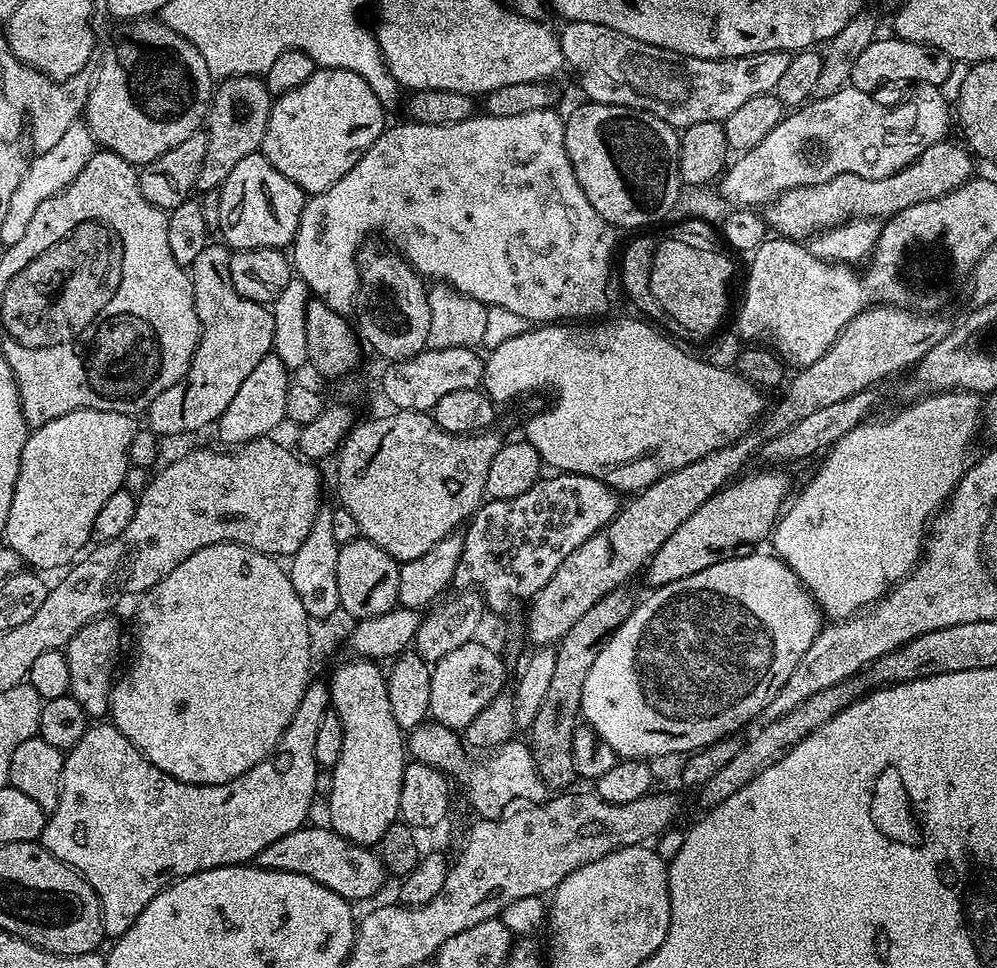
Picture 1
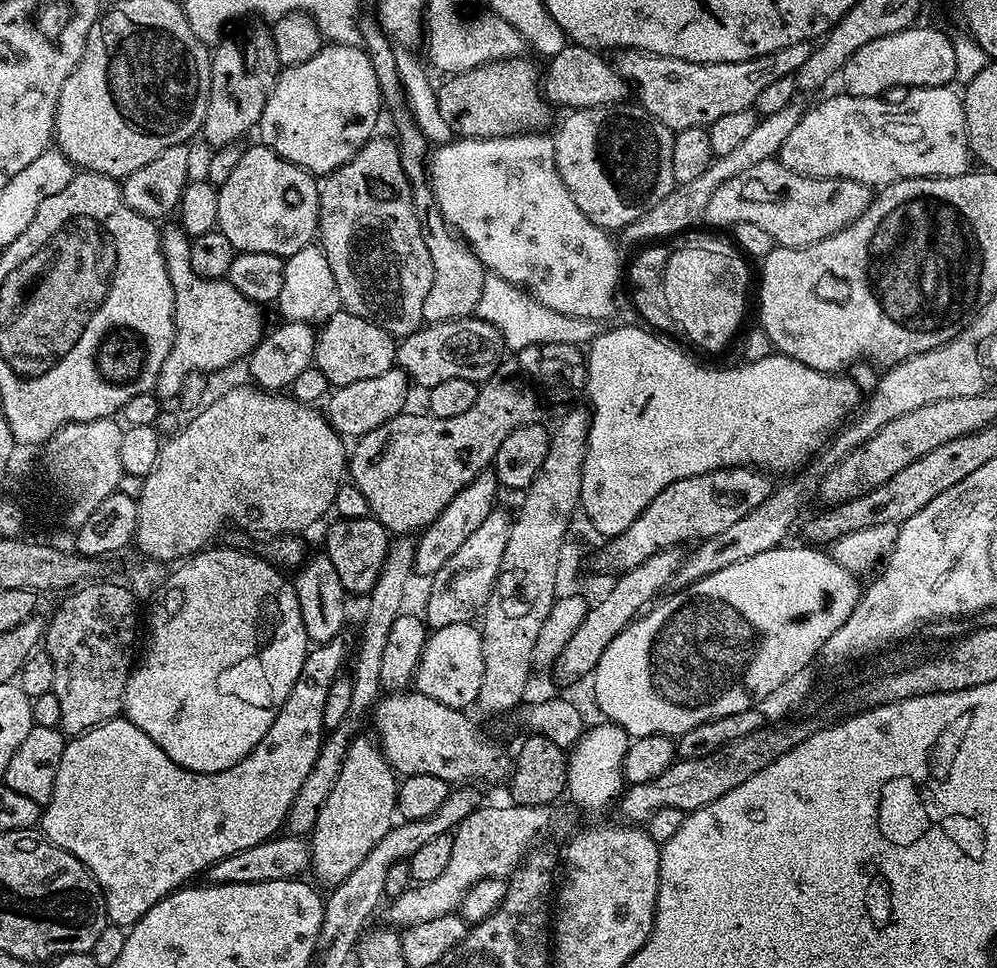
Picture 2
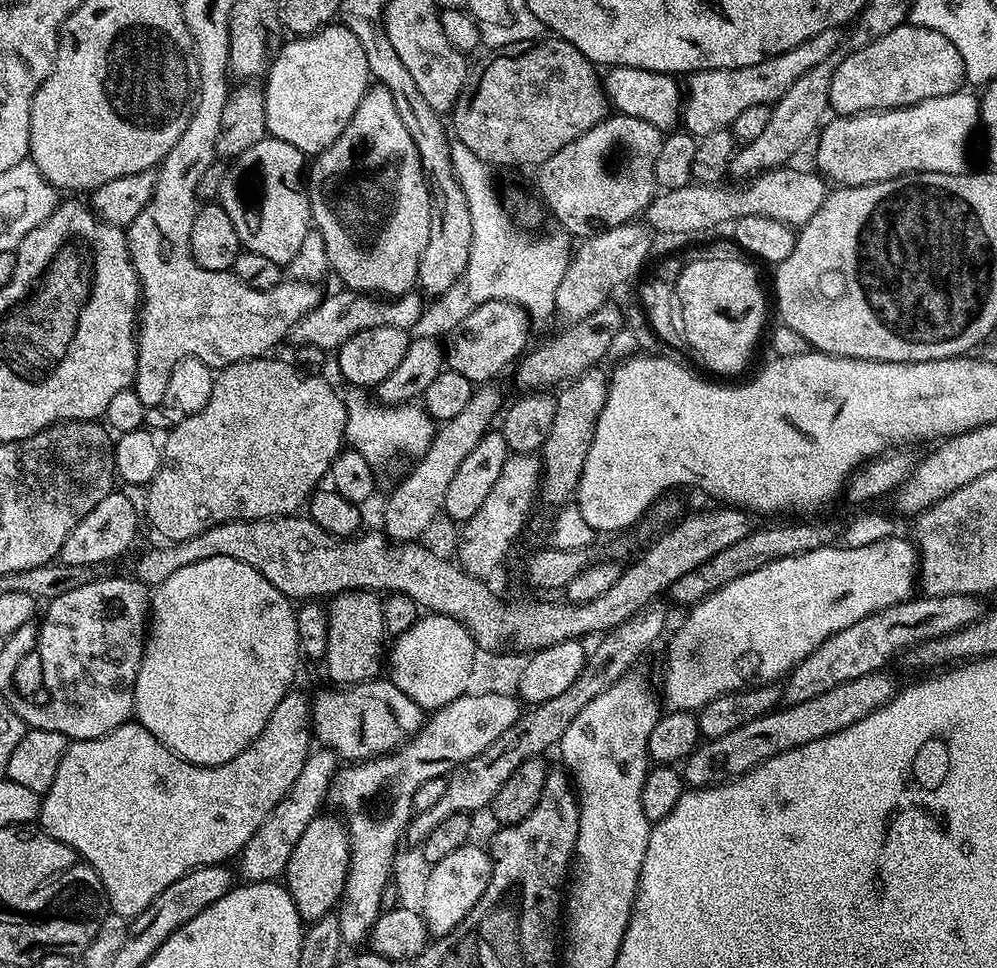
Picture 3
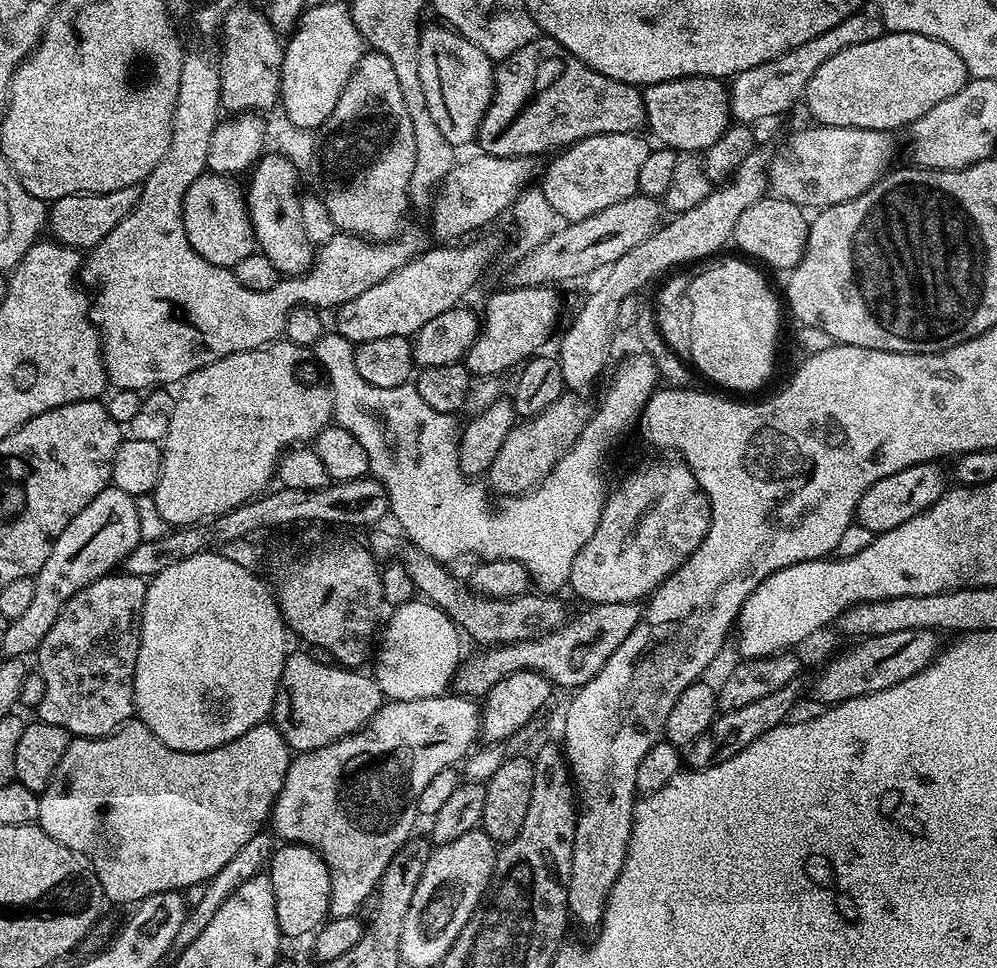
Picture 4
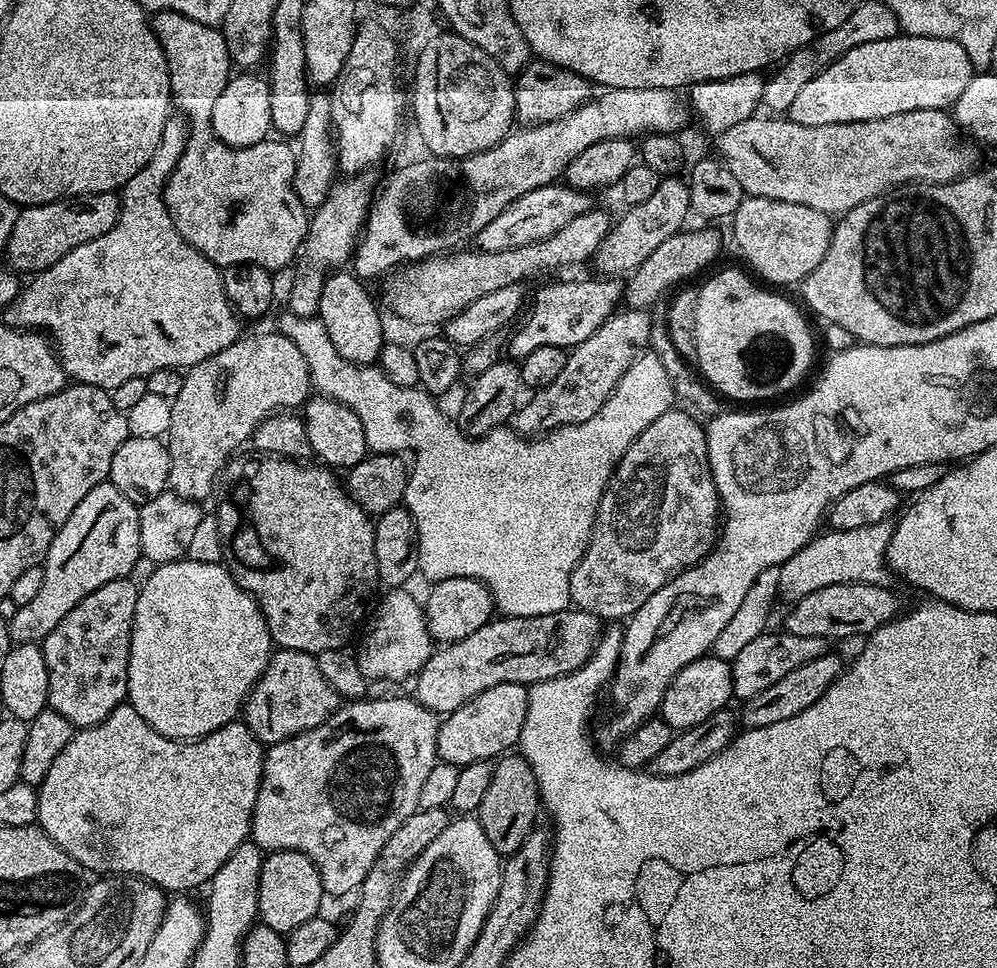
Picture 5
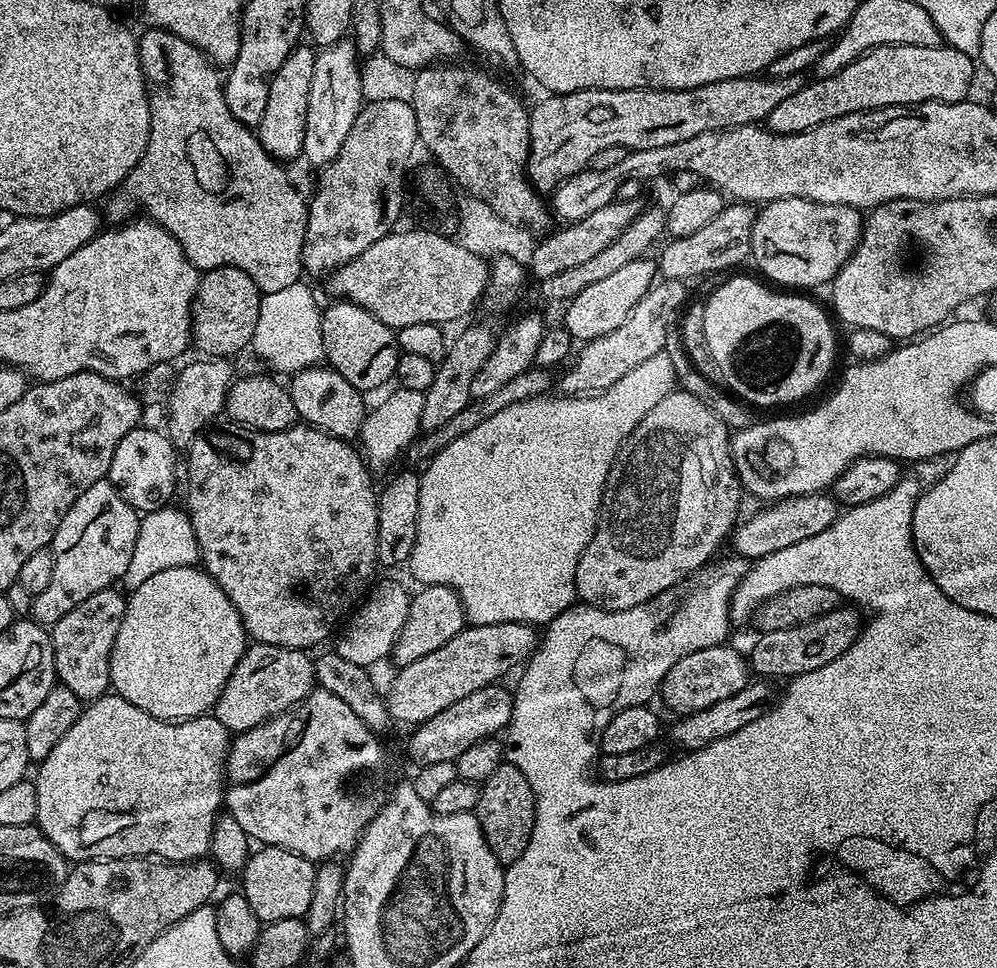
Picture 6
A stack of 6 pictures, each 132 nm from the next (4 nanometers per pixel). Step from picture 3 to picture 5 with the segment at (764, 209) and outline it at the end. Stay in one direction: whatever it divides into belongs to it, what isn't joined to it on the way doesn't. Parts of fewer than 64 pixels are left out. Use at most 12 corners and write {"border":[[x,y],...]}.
{"border":[[583,212],[558,234],[456,250],[383,277],[412,324],[443,326],[476,299],[589,263],[614,223]]}

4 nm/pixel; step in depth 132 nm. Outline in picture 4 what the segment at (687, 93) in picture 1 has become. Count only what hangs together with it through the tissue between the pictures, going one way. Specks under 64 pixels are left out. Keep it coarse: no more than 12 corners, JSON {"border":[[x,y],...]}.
{"border":[[868,10],[730,80],[751,125],[799,105],[814,70],[886,29]]}

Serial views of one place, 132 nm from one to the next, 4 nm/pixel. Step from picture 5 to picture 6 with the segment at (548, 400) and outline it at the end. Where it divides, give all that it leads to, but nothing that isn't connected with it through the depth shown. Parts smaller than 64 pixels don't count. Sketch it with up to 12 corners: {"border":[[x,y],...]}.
{"border":[[653,284],[618,330],[575,353],[565,396],[603,392],[663,352],[689,285]]}

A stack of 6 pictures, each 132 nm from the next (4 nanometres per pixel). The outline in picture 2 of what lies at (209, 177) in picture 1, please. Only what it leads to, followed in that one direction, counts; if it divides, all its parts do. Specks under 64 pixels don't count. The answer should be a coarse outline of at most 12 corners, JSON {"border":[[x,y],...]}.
{"border":[[271,31],[211,53],[209,149],[259,125],[282,71]]}

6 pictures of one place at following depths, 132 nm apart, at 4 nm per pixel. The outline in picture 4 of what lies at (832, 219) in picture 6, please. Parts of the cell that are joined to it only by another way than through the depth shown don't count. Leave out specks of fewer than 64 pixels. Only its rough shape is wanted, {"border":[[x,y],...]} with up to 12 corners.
{"border":[[772,194],[732,240],[745,257],[791,270],[804,256],[805,209]]}

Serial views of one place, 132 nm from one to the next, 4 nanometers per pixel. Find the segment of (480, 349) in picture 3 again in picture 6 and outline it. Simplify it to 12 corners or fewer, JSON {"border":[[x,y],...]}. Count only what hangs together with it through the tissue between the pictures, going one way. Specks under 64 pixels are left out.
{"border":[[643,255],[567,301],[562,326],[587,342],[618,330],[657,283]]}

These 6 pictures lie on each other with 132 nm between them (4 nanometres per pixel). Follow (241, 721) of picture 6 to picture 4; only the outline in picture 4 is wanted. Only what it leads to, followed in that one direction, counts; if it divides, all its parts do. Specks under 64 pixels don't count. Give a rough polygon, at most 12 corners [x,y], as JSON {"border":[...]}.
{"border":[[286,658],[270,717],[296,754],[360,731],[375,675]]}

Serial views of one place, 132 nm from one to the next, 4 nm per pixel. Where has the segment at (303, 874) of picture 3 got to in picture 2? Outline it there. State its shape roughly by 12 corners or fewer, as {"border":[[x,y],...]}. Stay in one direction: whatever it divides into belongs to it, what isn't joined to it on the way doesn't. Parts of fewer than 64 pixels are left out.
{"border":[[353,737],[310,833],[310,872],[341,884],[394,827],[398,776]]}

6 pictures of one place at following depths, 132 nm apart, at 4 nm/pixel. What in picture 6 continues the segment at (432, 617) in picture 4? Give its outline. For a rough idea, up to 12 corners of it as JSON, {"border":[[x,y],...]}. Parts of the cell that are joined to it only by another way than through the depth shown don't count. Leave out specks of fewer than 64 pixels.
{"border":[[384,580],[367,593],[334,651],[371,669],[389,659],[410,592]]}

